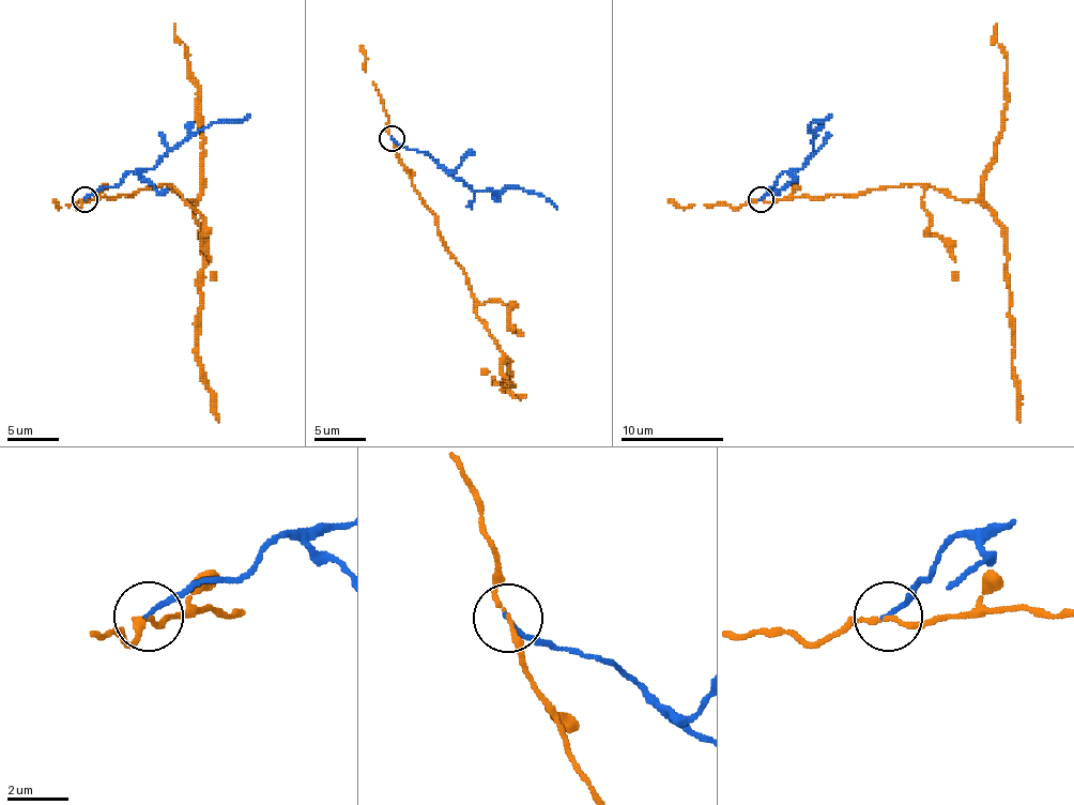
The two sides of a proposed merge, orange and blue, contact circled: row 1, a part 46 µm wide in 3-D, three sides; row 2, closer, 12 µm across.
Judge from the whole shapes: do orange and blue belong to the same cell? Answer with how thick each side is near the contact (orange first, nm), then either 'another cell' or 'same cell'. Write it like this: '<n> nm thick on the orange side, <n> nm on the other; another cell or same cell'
130 nm thick on the orange side, 150 nm on the other; another cell

